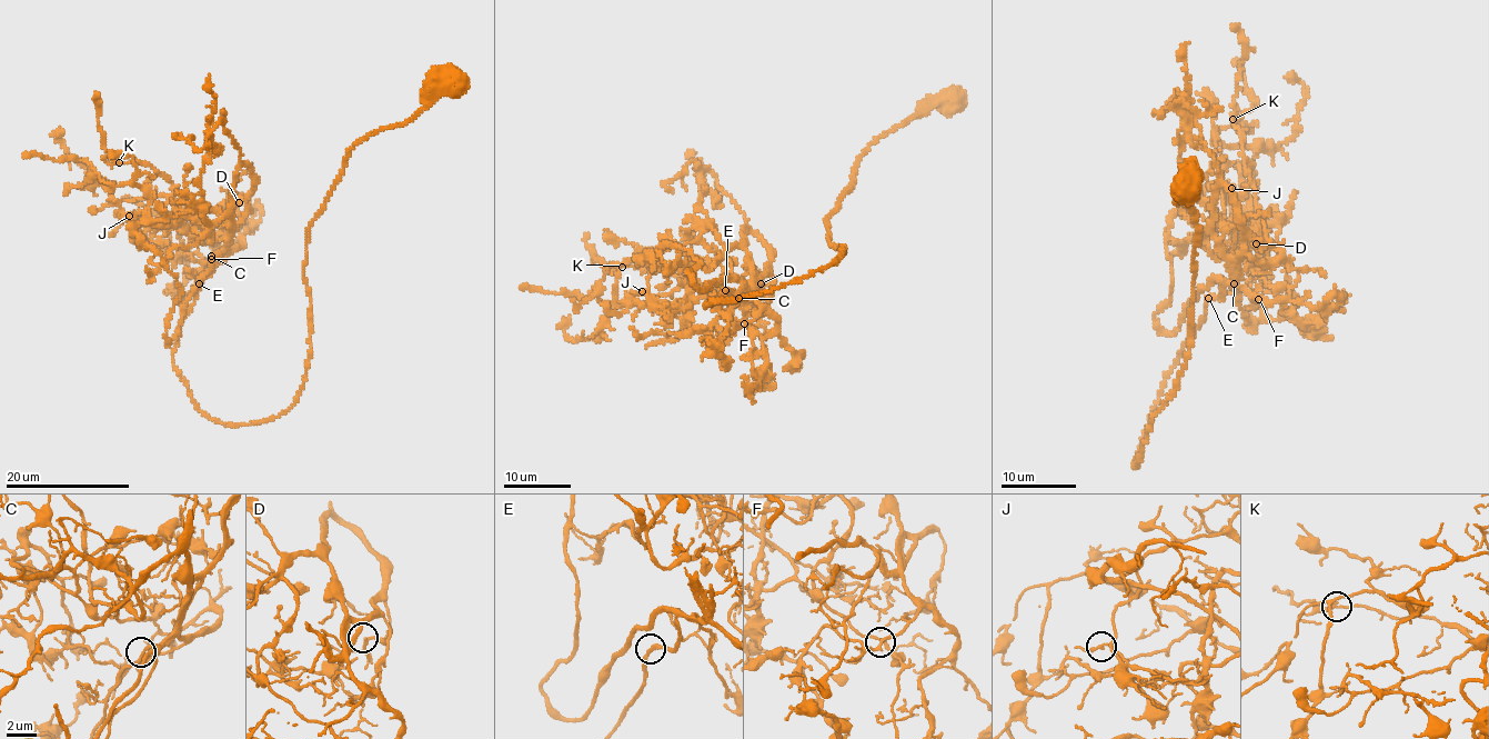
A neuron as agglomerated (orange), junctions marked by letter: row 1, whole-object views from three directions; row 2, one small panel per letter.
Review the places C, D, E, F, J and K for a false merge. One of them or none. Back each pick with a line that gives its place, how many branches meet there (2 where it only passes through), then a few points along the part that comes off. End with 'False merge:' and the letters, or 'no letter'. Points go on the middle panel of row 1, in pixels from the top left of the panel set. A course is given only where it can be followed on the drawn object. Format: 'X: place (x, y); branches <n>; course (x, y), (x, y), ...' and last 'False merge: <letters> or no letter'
False merge: no letter

